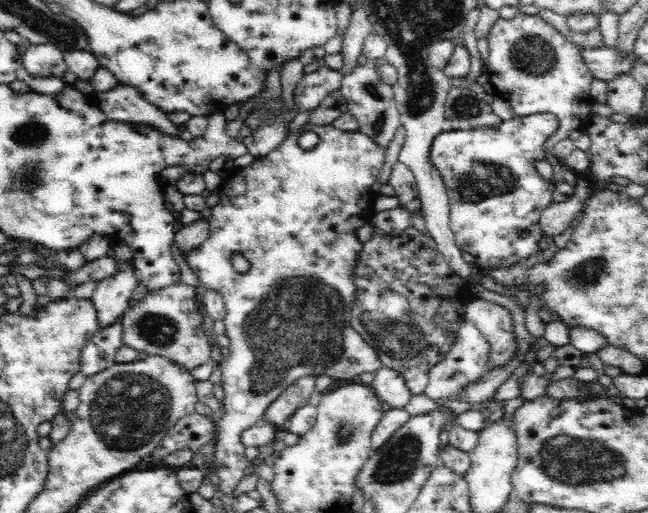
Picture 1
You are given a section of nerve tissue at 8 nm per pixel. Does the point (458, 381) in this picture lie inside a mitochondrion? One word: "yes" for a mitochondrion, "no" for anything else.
no

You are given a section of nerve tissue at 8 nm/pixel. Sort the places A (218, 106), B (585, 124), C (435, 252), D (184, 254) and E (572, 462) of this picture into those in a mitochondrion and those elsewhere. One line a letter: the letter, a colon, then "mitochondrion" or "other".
A: other
B: other
C: other
D: other
E: mitochondrion

